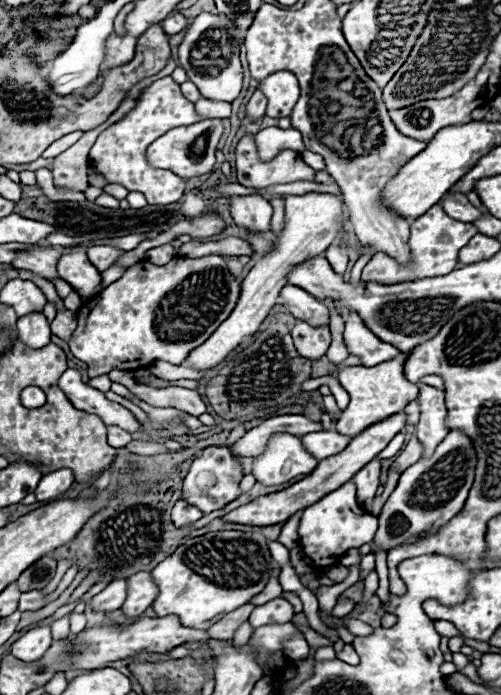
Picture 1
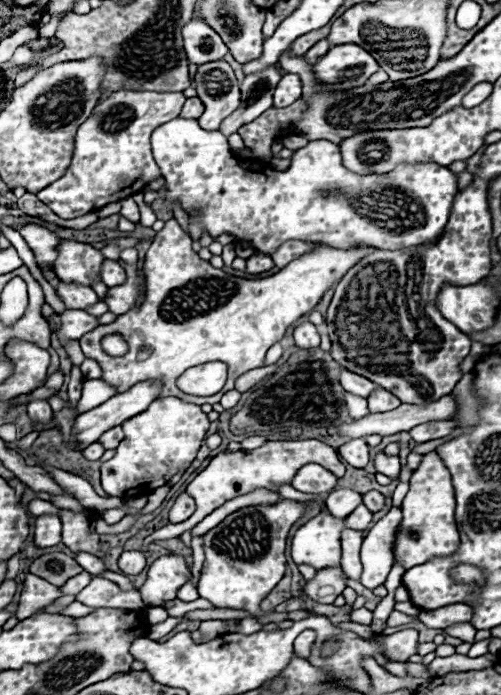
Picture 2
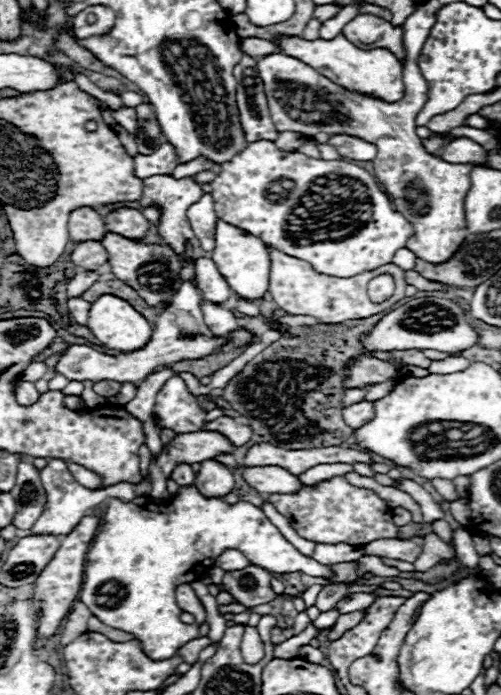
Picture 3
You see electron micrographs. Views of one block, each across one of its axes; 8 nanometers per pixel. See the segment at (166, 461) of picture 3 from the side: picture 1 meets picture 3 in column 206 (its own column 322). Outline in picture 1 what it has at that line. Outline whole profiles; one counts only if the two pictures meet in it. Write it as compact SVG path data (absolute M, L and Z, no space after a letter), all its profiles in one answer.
M322 430L322 432L310 432L302 438L302 444L306 446L306 450L310 450L310 454L314 454L314 458L322 460L334 454L340 454L348 444L350 444L350 436L338 434L338 432L330 432L330 430Z

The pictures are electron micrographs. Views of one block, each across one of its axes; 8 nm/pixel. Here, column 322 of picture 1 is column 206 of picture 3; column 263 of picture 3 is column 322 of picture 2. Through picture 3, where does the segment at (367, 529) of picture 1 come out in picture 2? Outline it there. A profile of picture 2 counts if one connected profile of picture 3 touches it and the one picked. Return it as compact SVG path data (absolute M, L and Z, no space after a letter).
M320 512L318 516L314 516L306 524L302 524L296 530L296 534L292 536L292 560L296 564L310 564L316 570L340 564L340 532L344 528L350 528L348 518L338 520L330 512Z

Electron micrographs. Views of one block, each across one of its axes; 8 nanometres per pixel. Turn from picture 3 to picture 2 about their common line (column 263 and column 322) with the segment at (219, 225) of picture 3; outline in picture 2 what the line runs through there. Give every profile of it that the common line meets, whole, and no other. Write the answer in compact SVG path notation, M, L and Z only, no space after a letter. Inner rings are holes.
M168 220L166 226L156 234L156 238L146 254L144 266L142 266L144 300L140 304L134 304L130 308L130 312L120 314L112 324L98 326L96 330L84 334L80 338L80 348L86 358L92 358L102 366L102 372L104 372L102 380L116 386L118 392L124 392L128 386L134 386L136 382L158 378L162 382L162 392L160 392L162 398L176 396L184 402L194 402L198 406L216 404L216 402L220 402L222 394L226 394L228 390L234 390L234 380L240 374L260 368L268 348L284 338L286 328L292 326L292 322L296 322L300 316L310 314L316 308L316 304L320 302L320 298L336 282L340 282L342 274L346 274L346 270L350 270L350 266L354 266L354 262L360 262L370 252L374 252L372 246L354 246L354 248L342 250L342 248L326 246L326 244L314 244L312 252L306 252L300 258L294 258L294 262L286 264L278 274L272 274L266 278L256 278L256 280L246 280L246 278L230 276L224 270L214 268L208 260L198 258L198 254L192 250L192 238L180 228L180 224L176 220ZM106 334L122 334L130 346L130 350L120 358L108 356L100 346L100 340ZM216 360L228 364L228 382L224 384L224 388L218 394L202 398L202 396L184 394L176 386L176 380L180 374L184 374L184 370L204 364L204 362L216 362Z

